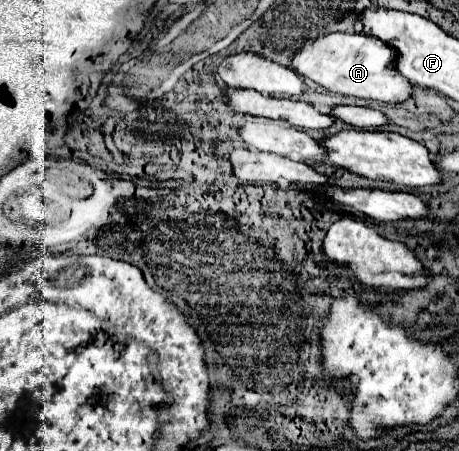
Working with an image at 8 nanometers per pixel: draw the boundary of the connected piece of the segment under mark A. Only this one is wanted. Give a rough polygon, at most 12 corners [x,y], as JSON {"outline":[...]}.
{"outline":[[366,34],[306,42],[302,78],[380,104],[410,100],[396,50]]}

